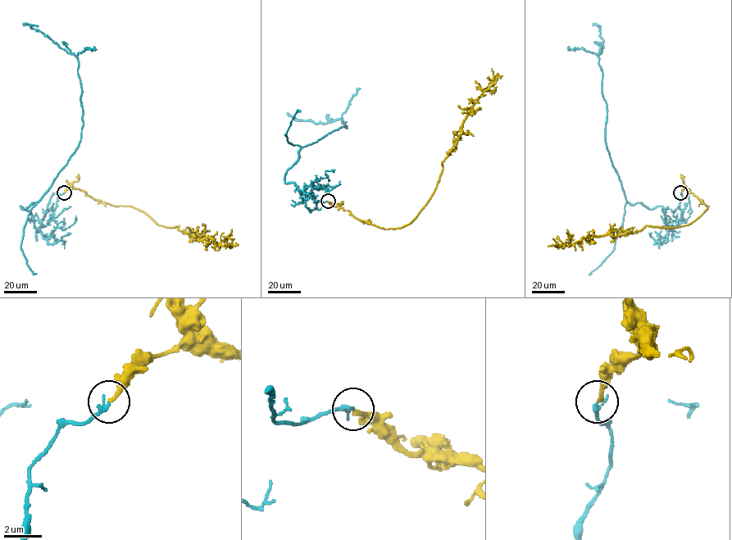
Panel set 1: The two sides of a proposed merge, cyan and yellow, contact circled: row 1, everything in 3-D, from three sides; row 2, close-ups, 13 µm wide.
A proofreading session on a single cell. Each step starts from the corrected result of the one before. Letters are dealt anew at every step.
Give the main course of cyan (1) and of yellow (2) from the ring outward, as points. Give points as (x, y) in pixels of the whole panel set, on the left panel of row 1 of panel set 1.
1: (64, 192), (53, 217), (40, 228), (20, 206), (40, 199), (79, 145), (83, 121), (79, 59), (23, 24)
2: (64, 192), (78, 188), (102, 201), (137, 208), (158, 225), (179, 225), (184, 233), (229, 245), (222, 236)

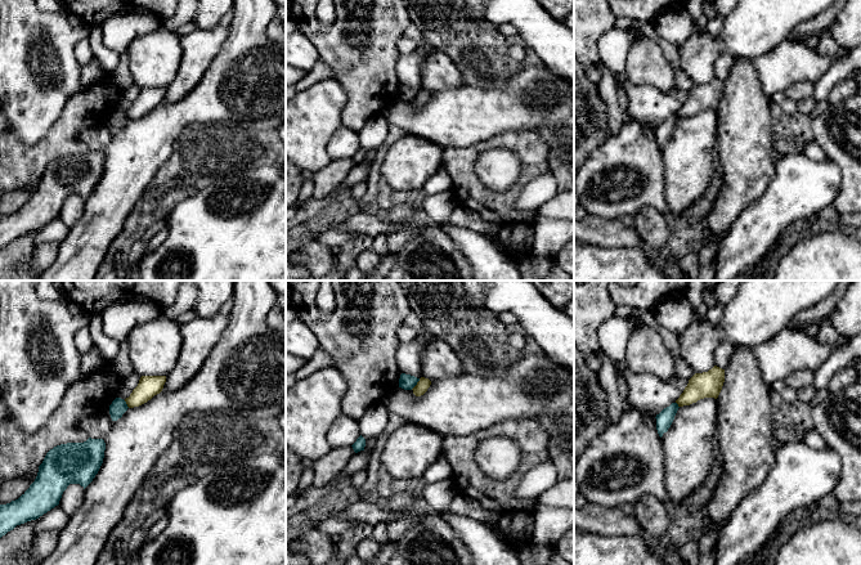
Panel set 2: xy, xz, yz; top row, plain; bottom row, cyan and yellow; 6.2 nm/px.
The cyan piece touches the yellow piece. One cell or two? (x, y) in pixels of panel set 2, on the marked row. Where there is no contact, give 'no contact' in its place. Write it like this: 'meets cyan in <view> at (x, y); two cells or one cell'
meets cyan in xz at (416, 384); two cells

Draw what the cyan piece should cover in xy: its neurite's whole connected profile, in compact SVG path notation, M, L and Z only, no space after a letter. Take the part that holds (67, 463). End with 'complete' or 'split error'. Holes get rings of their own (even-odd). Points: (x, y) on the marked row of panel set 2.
M91 438L50 449L30 488L18 499L0 505L0 538L58 506L69 484L80 484L85 489L98 474L104 450L104 440Z; complete

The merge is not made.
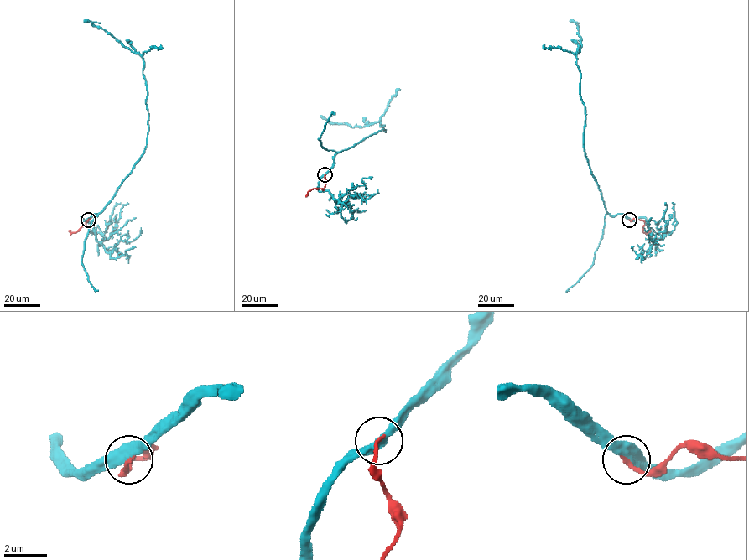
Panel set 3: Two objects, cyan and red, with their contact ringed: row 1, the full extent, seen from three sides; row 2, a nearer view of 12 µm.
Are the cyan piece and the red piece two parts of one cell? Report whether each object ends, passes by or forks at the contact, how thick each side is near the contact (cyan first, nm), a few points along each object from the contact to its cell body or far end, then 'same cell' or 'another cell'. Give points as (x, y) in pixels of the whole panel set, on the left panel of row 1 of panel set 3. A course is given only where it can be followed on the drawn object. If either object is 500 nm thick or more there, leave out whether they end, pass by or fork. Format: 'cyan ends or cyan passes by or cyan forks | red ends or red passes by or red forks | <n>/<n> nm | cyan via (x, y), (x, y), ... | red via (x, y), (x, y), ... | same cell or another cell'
cyan passes by | red ends | 440/180 nm | cyan via (87, 220), (101, 211), (140, 158), (146, 146), (148, 126), (143, 59), (91, 21), (84, 20) | red via (88, 220), (76, 231), (71, 233), (70, 230) | another cell

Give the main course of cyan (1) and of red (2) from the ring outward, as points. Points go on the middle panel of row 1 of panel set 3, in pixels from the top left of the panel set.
1: (325, 174), (338, 152), (386, 130), (381, 122), (351, 127), (331, 123), (320, 116)
2: (325, 174), (324, 189), (309, 189), (306, 196)

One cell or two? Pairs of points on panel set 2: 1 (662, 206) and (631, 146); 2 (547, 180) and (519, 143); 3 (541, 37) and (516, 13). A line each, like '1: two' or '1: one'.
1: one
2: two
3: one

